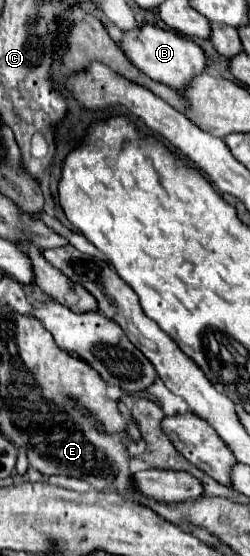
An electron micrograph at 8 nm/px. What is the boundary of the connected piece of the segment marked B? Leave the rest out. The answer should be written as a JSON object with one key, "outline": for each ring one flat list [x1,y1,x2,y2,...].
{"outline":[[143,24,139,30,131,30,125,32,121,48,125,50,127,58,149,78,167,84,175,90,185,90,189,86,189,82,203,74,207,68,207,56,201,50,201,46,197,46,193,40,183,38,171,30,161,30,159,26,153,24]]}

